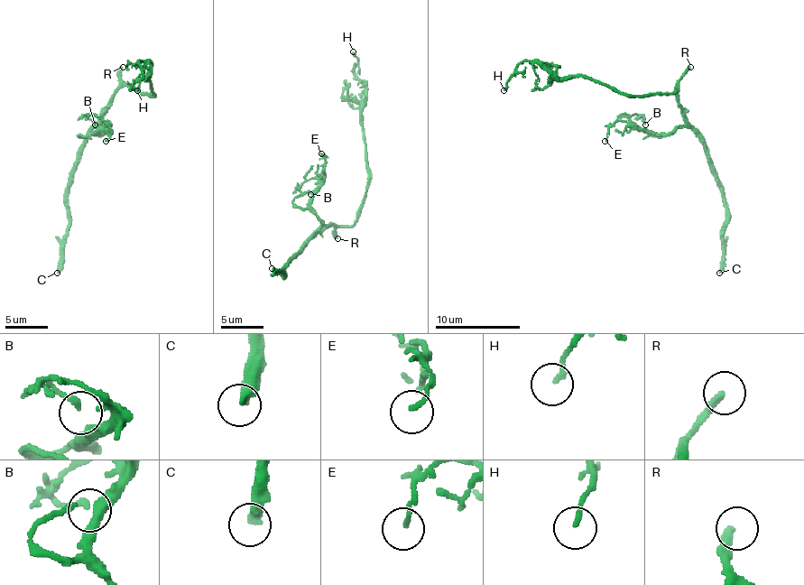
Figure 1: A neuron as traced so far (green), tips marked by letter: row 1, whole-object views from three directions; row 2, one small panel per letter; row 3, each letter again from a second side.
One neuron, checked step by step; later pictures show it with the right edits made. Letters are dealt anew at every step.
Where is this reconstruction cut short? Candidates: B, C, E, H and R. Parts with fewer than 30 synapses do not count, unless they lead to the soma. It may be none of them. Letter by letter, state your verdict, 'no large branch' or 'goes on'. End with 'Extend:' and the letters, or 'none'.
B: no large branch
C: goes on
E: no large branch
H: no large branch
R: goes on
Extend: C, R

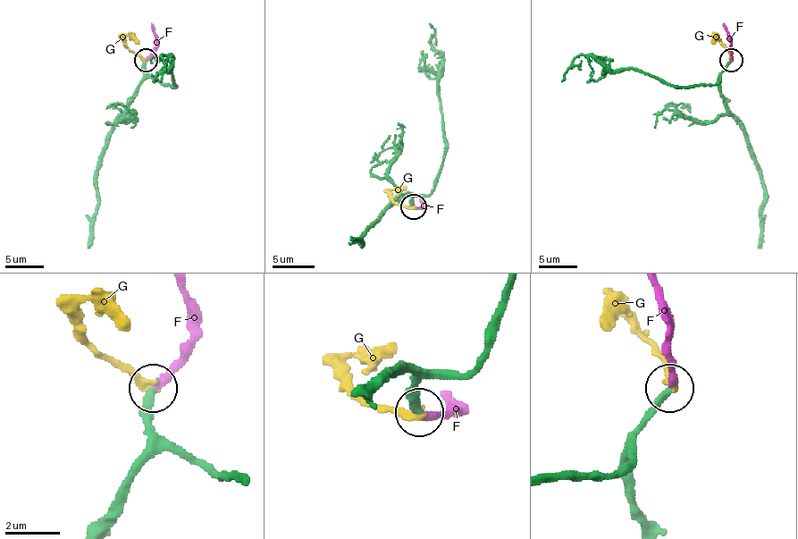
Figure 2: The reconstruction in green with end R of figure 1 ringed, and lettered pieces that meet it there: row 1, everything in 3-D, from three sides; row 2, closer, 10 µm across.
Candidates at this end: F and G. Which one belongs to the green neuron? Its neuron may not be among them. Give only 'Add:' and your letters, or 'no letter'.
Add: F

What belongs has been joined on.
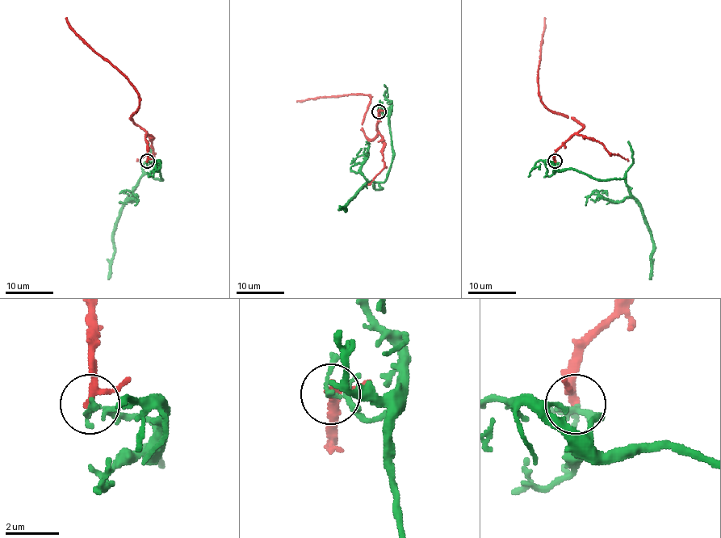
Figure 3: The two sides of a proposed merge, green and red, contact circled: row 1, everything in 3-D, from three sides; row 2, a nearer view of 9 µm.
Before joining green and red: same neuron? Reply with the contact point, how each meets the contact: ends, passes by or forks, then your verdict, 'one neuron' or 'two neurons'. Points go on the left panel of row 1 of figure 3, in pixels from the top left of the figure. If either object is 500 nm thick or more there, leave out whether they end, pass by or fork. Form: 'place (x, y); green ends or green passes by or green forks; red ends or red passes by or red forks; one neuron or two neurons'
place (147, 161); green forks; red passes by; two neurons

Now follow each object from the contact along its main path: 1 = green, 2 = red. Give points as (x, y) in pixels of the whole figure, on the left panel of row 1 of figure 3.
1: (148, 161), (158, 167), (161, 179), (144, 174), (122, 209), (113, 232), (115, 254), (107, 279)
2: (147, 161), (145, 132), (130, 117), (138, 107), (136, 89), (70, 27), (65, 17)

